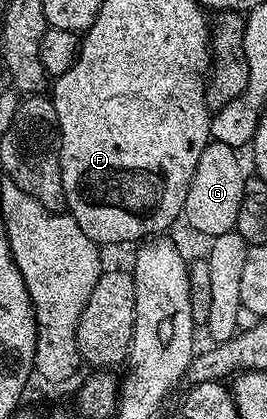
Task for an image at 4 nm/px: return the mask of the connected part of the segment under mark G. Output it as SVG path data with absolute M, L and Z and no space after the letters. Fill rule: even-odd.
M213 140L202 150L182 213L185 222L187 220L197 235L213 238L235 229L246 179L238 156L239 153L234 148Z

